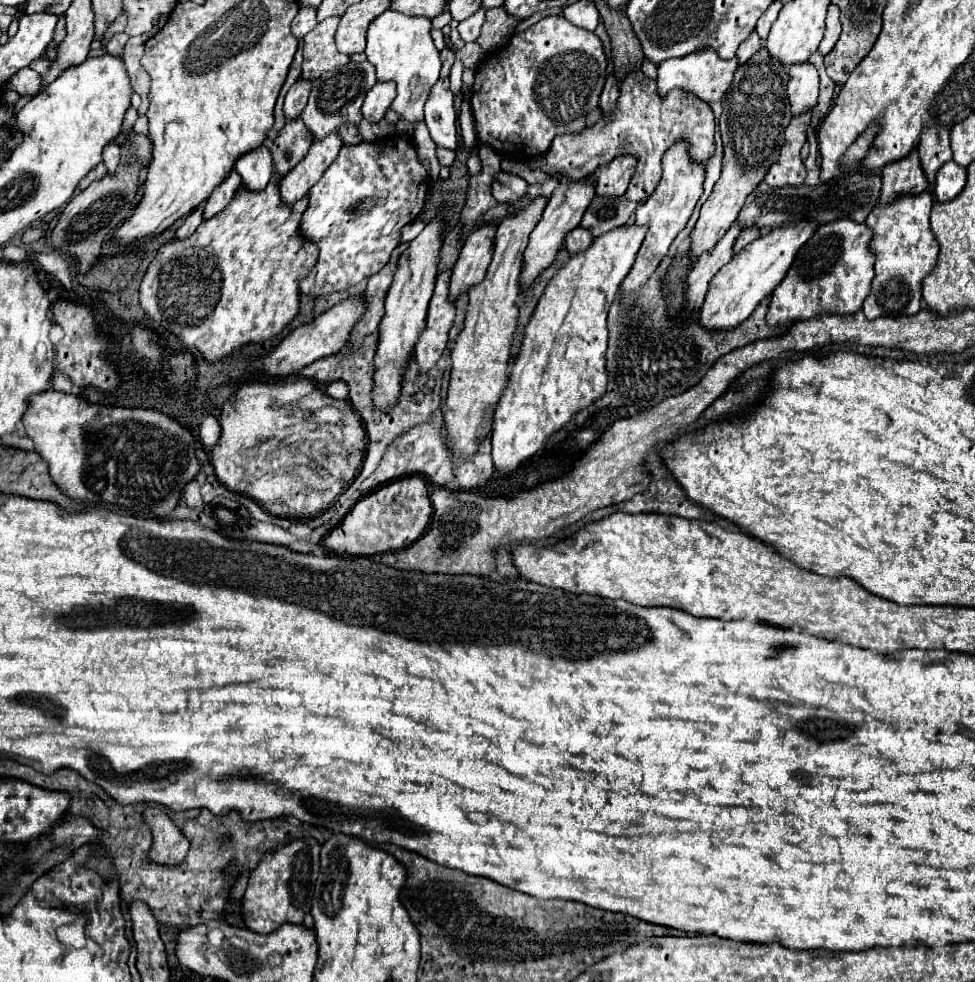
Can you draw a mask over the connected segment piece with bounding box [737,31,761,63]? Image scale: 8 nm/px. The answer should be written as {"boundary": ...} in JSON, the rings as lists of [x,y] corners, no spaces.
{"boundary":[[[753,31],[753,33],[739,45],[739,51],[737,51],[739,63],[745,63],[747,59],[751,59],[751,55],[755,55],[759,49],[761,49],[761,39],[759,39],[759,35]]]}

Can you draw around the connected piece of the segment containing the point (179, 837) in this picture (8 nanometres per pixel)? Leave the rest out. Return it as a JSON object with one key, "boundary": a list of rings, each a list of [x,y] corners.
{"boundary":[[[147,809],[145,821],[153,829],[153,845],[147,859],[157,865],[179,865],[189,851],[189,841],[185,835],[161,809]]]}

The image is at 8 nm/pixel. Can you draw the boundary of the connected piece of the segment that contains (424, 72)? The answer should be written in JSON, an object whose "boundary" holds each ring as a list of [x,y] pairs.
{"boundary":[[[387,9],[379,17],[375,17],[367,29],[365,55],[375,65],[379,81],[395,81],[397,83],[397,97],[395,97],[391,109],[401,113],[397,131],[405,137],[411,137],[413,123],[423,119],[423,105],[429,97],[431,87],[439,79],[439,71],[441,71],[439,51],[431,39],[431,19],[407,17],[403,13]]]}

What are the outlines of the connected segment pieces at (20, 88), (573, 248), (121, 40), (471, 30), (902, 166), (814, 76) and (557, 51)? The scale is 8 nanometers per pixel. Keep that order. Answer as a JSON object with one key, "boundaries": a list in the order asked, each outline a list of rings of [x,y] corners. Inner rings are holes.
{"boundaries":[[[[23,67],[19,69],[19,73],[13,73],[7,83],[3,85],[3,91],[17,91],[19,95],[23,93],[29,93],[31,97],[35,97],[39,93],[39,73],[35,73],[33,69],[29,67]]],[[[575,227],[573,231],[569,231],[565,235],[565,247],[571,255],[587,249],[587,245],[591,245],[591,241],[593,241],[593,235],[587,233],[587,229],[583,229],[583,227]]],[[[117,33],[117,35],[113,35],[113,37],[109,39],[109,43],[105,45],[107,53],[111,53],[111,55],[121,55],[123,45],[125,45],[125,41],[127,41],[127,39],[129,39],[129,37],[127,37],[125,33]]],[[[479,7],[471,17],[461,21],[457,29],[459,29],[463,41],[475,41],[479,37],[479,33],[481,33],[483,21],[485,21],[485,9],[483,7]]],[[[917,149],[903,157],[901,161],[893,161],[881,169],[881,203],[893,201],[897,195],[919,195],[929,189],[929,181],[923,173]]],[[[809,61],[789,67],[787,97],[789,97],[789,103],[791,103],[793,115],[799,115],[799,113],[813,109],[817,105],[819,73]]],[[[549,15],[529,29],[515,33],[507,45],[487,53],[475,71],[471,111],[477,145],[491,147],[497,153],[511,153],[513,149],[513,153],[523,153],[527,157],[547,153],[553,137],[585,129],[585,117],[599,105],[605,67],[607,63],[599,37],[571,25],[563,15]]]]}

